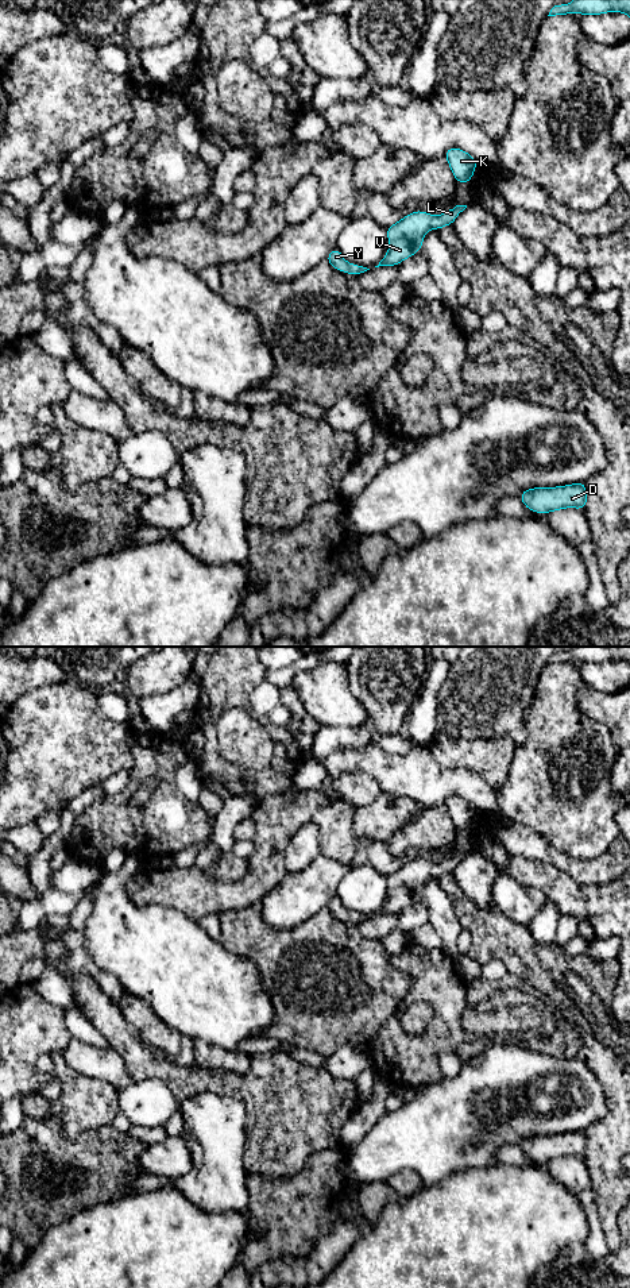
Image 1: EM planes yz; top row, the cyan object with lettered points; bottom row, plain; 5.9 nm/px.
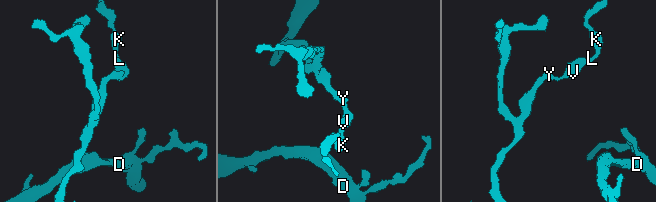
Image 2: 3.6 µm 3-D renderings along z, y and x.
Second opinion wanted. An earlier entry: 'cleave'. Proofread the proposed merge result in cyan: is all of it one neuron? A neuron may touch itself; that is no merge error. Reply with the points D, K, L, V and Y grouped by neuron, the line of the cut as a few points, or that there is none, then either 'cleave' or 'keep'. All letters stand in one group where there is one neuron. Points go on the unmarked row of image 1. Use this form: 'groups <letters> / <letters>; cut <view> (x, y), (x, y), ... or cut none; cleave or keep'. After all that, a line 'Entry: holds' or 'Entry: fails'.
groups D K L V Y; cut none; keep
Entry: fails

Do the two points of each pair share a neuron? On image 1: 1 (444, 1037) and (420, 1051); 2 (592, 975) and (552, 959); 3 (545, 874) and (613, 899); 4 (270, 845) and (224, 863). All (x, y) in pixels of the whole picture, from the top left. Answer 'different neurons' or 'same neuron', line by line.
1: same neuron
2: same neuron
3: same neuron
4: different neurons

